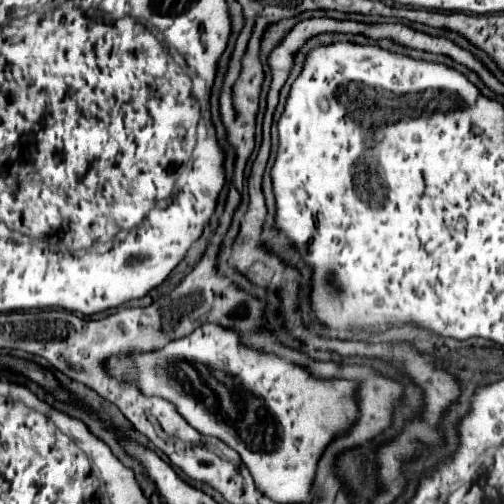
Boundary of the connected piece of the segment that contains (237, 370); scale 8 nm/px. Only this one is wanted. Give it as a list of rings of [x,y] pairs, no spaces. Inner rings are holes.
[[[212,323],[194,329],[194,333],[184,339],[168,343],[160,351],[134,357],[114,357],[110,359],[110,367],[118,377],[134,377],[136,371],[138,387],[146,395],[170,399],[194,429],[204,435],[218,437],[234,447],[248,465],[260,491],[278,503],[304,503],[310,499],[310,487],[320,453],[356,419],[356,383],[312,379],[302,367],[290,361],[246,349],[236,331]]]

